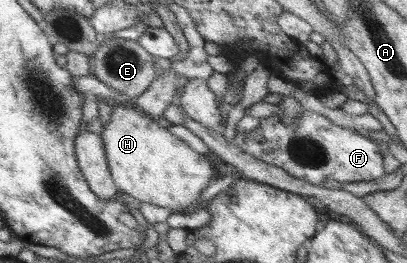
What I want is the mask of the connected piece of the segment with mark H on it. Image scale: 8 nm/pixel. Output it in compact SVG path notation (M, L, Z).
M111 104L110 121L104 125L101 136L103 139L107 168L115 186L125 194L137 198L159 208L167 208L172 213L187 214L193 212L195 206L202 202L202 192L210 186L209 181L216 175L216 168L211 157L204 156L193 150L187 143L169 133L166 127L157 124L157 119L147 117L133 105L121 106Z

